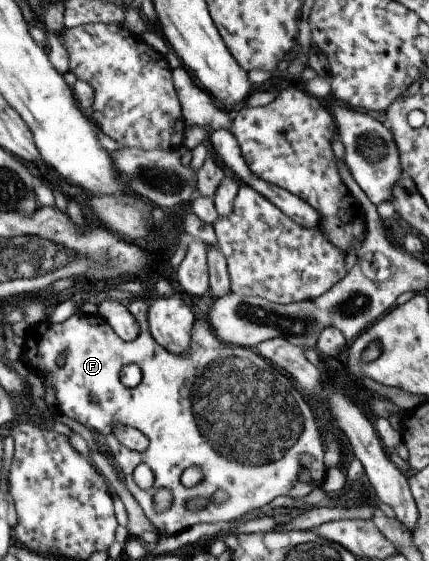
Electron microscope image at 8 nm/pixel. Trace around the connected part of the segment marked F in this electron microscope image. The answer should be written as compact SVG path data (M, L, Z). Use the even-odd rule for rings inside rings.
M143 296L136 298L131 303L128 303L130 312L138 319L141 326L141 333L139 334L139 337L133 341L125 341L119 334L116 334L116 331L112 328L111 323L99 314L96 316L89 315L88 313L81 314L81 316L72 315L70 318L67 318L60 323L47 321L31 325L24 335L24 345L22 347L20 359L25 363L25 366L28 367L31 372L36 372L36 374L51 383L57 396L56 408L59 413L74 419L85 427L88 427L88 429L90 431L94 431L95 434L99 433L105 437L110 450L113 452L116 462L118 462L123 474L125 475L126 487L132 494L133 498L138 502L139 506L143 509L145 516L148 520L150 520L151 524L154 525L156 530L158 530L158 534L168 536L172 536L172 534L180 534L180 532L184 532L186 528L190 528L190 526L194 526L194 524L198 524L198 522L210 522L211 524L216 524L217 522L232 522L232 520L241 519L241 516L248 514L248 512L260 510L261 506L264 506L264 504L270 504L276 496L288 496L288 498L300 500L300 498L304 498L308 492L312 492L312 486L320 484L320 480L322 480L326 474L324 464L322 464L322 454L324 454L324 450L322 450L322 440L320 440L320 434L318 434L318 430L316 430L316 426L314 426L312 412L310 412L310 408L306 406L306 402L302 400L302 396L294 390L294 386L290 384L290 380L288 380L284 374L280 374L280 372L274 368L274 365L270 364L270 361L266 357L259 355L254 349L239 347L221 341L213 331L212 325L205 317L196 319L195 333L193 334L193 341L191 347L189 348L189 352L185 355L172 354L171 351L166 350L166 348L164 348L151 333L147 318L148 309L150 307L151 306L147 298ZM62 353L67 354L67 363L64 366L60 366L58 364L58 359ZM134 363L141 369L142 379L136 387L128 388L122 384L122 380L120 380L120 372L122 372L122 368L124 368L124 366ZM115 422L118 425L138 429L140 432L146 434L146 436L149 436L151 442L149 447L145 451L140 452L124 446L124 444L122 444L120 439L116 436L115 428L117 426L115 425ZM302 452L308 452L308 454L312 456L312 462L310 462L310 466L308 466L308 472L311 477L311 481L309 482L298 482L298 472L300 472L300 468L302 468L302 466L298 464L298 456L300 456ZM142 463L148 464L155 474L156 482L154 483L154 486L148 490L142 490L142 488L136 484L134 478L134 471ZM193 466L200 466L200 468L203 468L205 477L198 486L188 488L187 486L184 486L184 483L181 481L181 476L187 468ZM160 488L169 488L175 496L172 508L161 513L159 513L155 507L155 494L158 490L160 490ZM216 490L223 490L229 494L229 498L222 505L217 506L216 504L208 502L203 509L190 510L190 508L188 508L188 502L190 502L190 500L194 500L194 498L206 498L206 500L209 501L210 498L214 496L214 492L216 492Z

